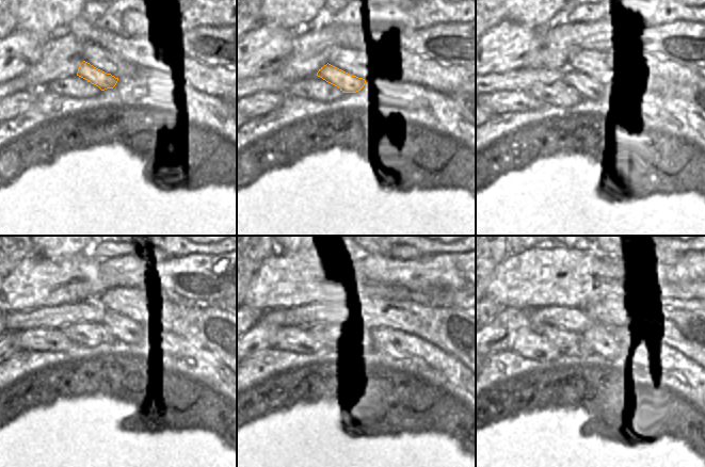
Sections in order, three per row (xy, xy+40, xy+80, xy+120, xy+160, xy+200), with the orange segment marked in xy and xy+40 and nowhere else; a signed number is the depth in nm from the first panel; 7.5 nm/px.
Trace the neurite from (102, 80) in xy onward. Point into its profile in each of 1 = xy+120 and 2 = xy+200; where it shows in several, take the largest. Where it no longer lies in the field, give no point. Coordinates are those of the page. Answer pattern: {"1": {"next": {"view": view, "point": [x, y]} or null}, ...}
{"1": {"next": {"view": "xy+120", "point": [123, 328]}}, "2": {"next": {"view": "xy+200", "point": [602, 340]}}}

